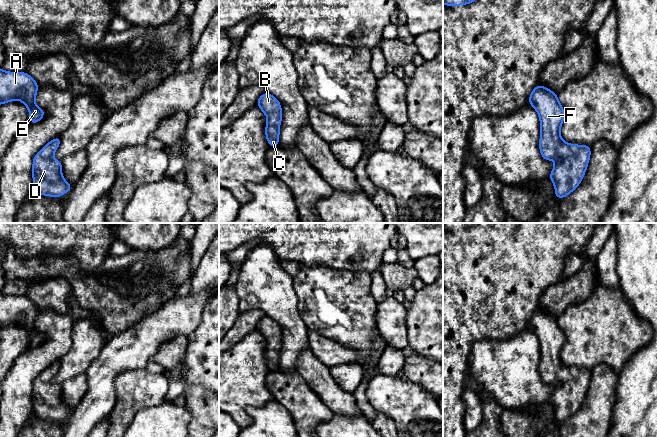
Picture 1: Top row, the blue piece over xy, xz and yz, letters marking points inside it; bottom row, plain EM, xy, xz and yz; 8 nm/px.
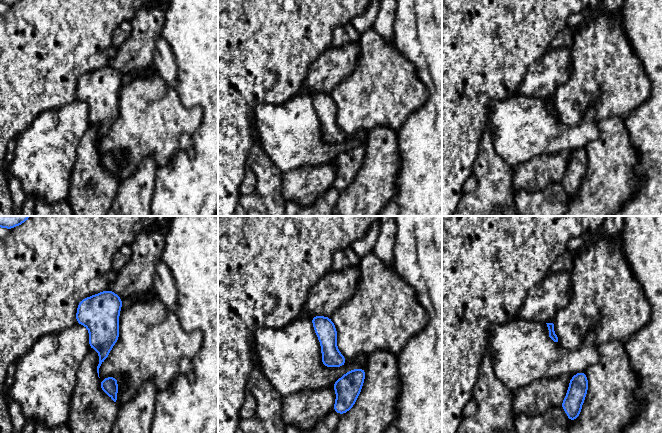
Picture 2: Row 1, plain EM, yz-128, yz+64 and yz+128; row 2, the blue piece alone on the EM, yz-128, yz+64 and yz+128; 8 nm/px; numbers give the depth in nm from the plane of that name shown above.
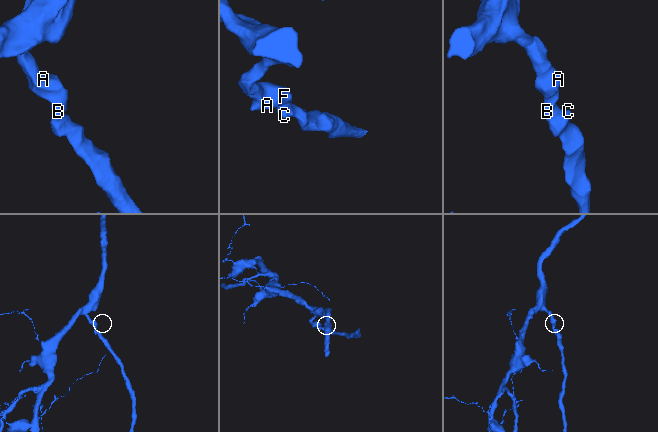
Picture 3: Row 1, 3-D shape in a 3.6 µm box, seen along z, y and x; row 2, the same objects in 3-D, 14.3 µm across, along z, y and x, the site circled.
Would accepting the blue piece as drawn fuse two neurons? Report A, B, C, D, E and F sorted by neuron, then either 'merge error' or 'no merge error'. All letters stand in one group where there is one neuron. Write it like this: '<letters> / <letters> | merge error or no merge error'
A B C D E F | no merge error

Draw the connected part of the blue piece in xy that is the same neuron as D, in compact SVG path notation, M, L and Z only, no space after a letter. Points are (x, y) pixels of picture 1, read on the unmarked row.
M60 360L55 361L33 382L33 411L39 419L59 422L72 412L62 400L62 386L53 382L60 367Z

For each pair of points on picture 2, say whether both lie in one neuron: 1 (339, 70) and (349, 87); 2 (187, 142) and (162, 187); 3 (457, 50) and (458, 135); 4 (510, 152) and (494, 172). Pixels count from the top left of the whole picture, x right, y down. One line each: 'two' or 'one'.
1: two
2: one
3: one
4: two

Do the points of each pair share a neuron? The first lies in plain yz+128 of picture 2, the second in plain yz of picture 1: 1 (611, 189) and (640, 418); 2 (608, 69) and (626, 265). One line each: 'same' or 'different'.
1: different
2: different

